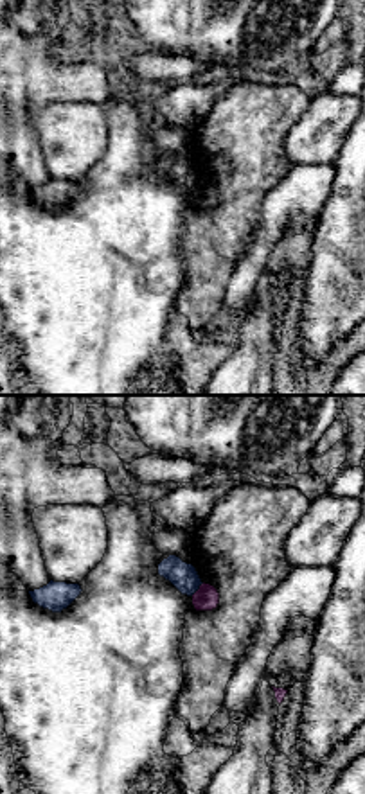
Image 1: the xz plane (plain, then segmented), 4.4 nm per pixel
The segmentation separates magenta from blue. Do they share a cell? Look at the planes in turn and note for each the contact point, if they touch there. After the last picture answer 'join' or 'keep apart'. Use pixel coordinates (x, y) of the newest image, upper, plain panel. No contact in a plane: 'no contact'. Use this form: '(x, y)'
(198, 187)

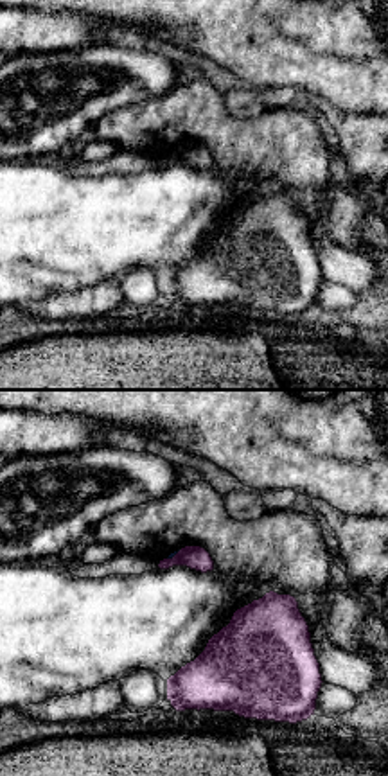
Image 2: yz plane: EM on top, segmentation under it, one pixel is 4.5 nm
(175, 153)

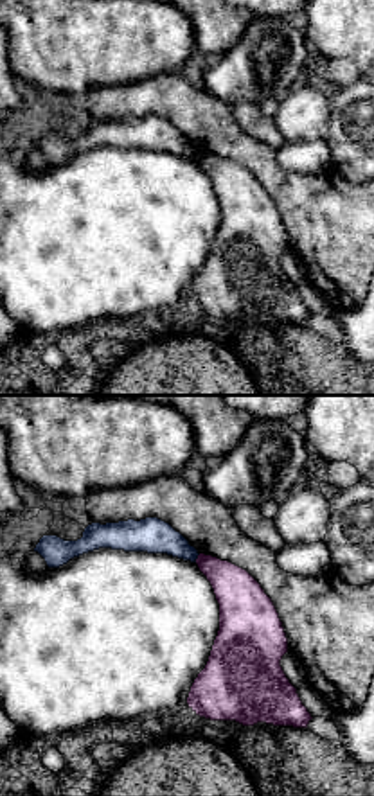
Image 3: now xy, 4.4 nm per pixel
(198, 155)

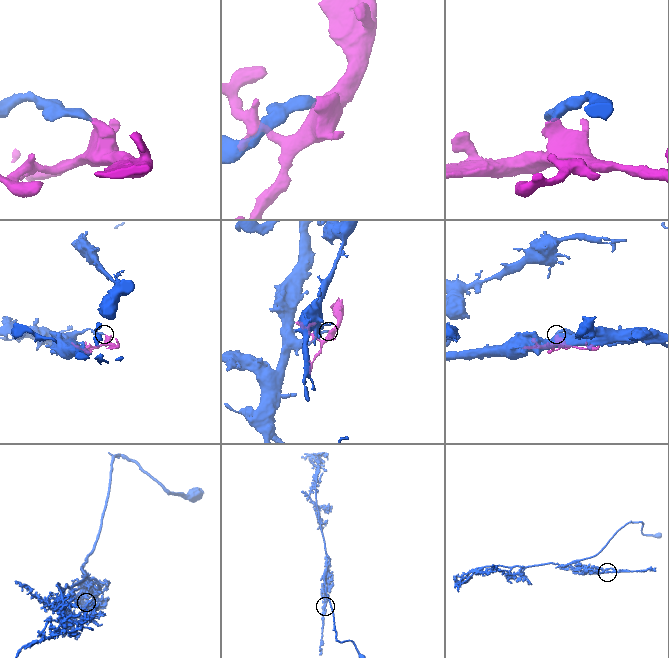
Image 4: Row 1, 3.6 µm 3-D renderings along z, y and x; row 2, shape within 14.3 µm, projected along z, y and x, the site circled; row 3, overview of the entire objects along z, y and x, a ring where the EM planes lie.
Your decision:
keep apart

